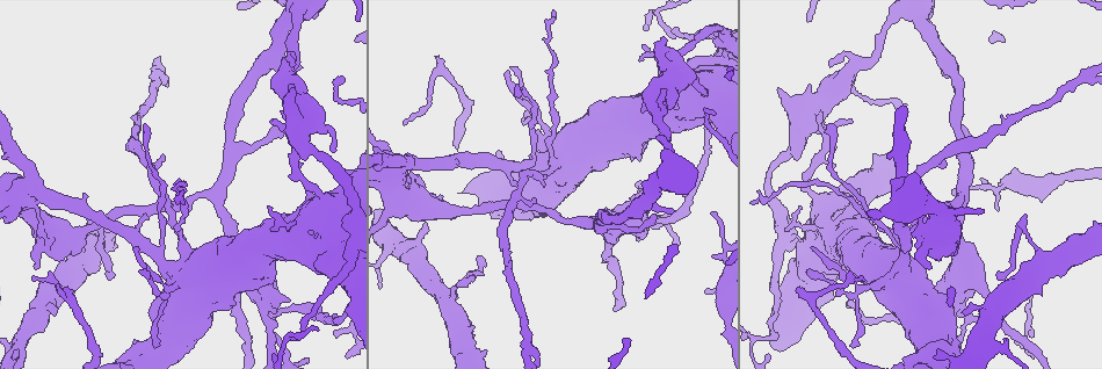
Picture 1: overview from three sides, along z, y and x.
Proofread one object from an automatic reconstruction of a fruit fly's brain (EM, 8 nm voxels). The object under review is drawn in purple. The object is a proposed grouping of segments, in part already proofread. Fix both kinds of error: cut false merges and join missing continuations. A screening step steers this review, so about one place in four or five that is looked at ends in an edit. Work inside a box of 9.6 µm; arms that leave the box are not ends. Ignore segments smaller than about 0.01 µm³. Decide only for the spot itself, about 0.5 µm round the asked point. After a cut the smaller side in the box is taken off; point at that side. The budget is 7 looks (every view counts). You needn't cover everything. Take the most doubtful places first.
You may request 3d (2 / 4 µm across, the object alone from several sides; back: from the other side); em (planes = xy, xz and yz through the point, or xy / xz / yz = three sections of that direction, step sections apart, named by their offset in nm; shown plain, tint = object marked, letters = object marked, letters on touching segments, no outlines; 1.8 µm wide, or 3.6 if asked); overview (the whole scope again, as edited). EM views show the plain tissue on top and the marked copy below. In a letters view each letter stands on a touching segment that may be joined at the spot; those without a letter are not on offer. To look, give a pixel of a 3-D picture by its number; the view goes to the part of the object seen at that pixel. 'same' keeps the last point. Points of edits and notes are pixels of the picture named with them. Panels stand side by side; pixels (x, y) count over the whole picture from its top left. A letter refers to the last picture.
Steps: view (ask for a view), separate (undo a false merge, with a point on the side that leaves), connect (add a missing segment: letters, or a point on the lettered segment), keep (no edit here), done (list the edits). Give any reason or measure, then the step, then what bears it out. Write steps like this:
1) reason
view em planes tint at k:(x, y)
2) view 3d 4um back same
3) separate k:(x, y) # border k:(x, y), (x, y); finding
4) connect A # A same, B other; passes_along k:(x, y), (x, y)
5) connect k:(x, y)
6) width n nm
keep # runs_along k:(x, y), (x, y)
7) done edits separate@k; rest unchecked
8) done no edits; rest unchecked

thick turns thin
view em xy step 8 letters at 1:(288, 71)

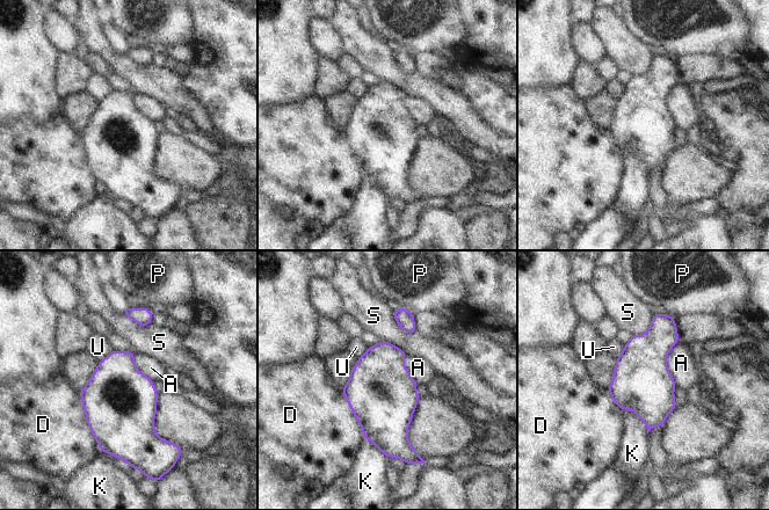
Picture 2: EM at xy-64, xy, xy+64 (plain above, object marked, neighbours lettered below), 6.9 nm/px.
view em planes letters same

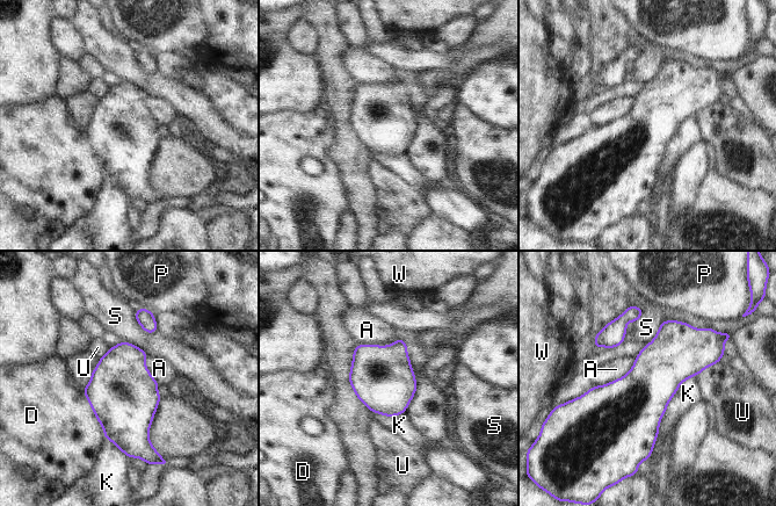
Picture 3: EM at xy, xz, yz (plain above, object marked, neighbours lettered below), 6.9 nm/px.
keep # A other, D other, K other, P other, S other, U other, W other; border 3:(636, 358), (624, 375), (594, 387); continuous, no second neuron

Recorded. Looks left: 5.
branch stops here
view em xz step 16 letters at 1:(334, 150)

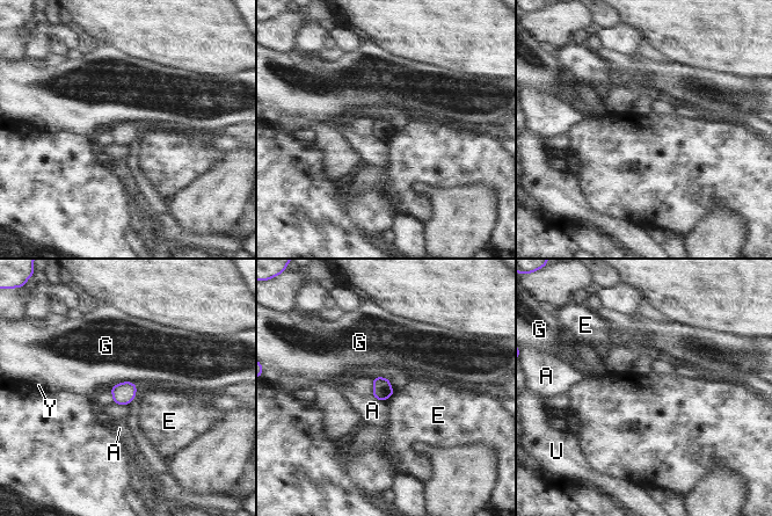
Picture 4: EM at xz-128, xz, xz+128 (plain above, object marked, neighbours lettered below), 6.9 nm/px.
width 130 nm
keep # A other, E other, G other, U other, Y other; border 4:(394, 393), (383, 400); none of them fits

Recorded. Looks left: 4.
thick turns thin
view 3d 4um back at 1:(27, 187)

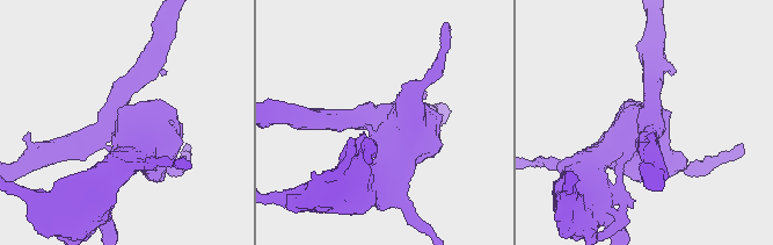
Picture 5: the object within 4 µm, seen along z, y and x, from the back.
view em planes tint at 5:(645, 125)

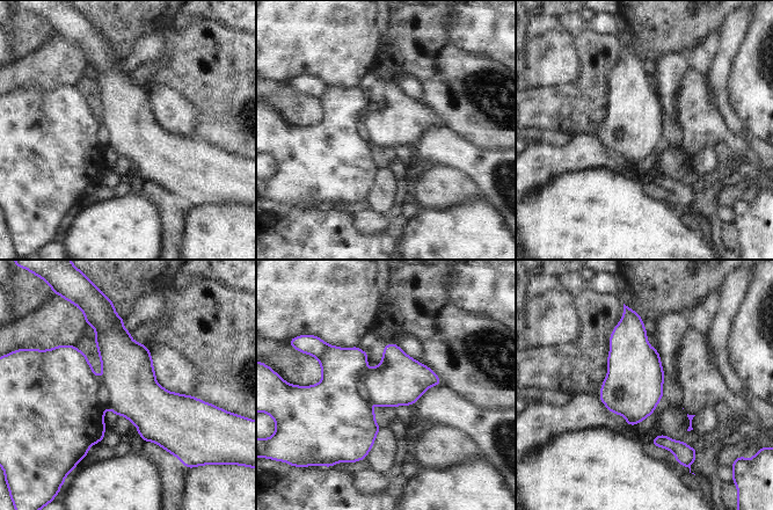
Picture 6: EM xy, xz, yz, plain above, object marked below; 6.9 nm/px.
see the neighbours
view em planes letters same

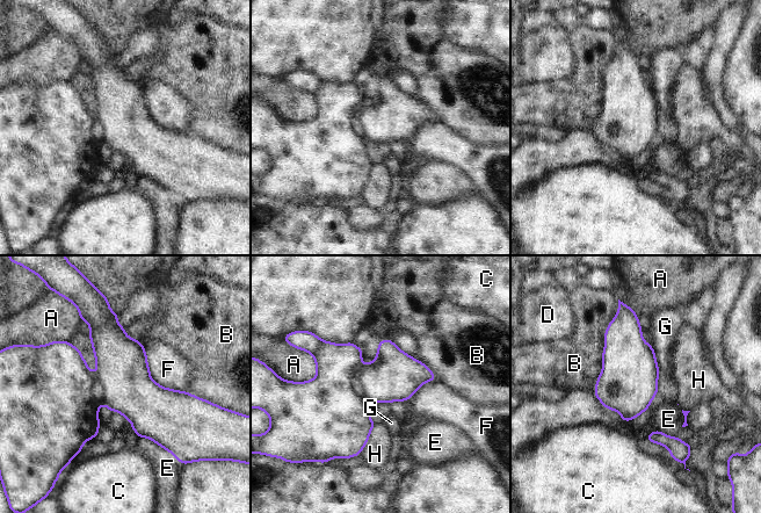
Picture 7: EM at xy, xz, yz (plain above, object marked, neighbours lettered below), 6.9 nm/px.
width 340 nm
separate 7:(331, 406) # A other, B other, C other, D other, E other, F other, G other, H other; border 7:(361, 365), (356, 382), (365, 398); two neurons meet here

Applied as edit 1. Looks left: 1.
done edits separate@7; rest unchecked

